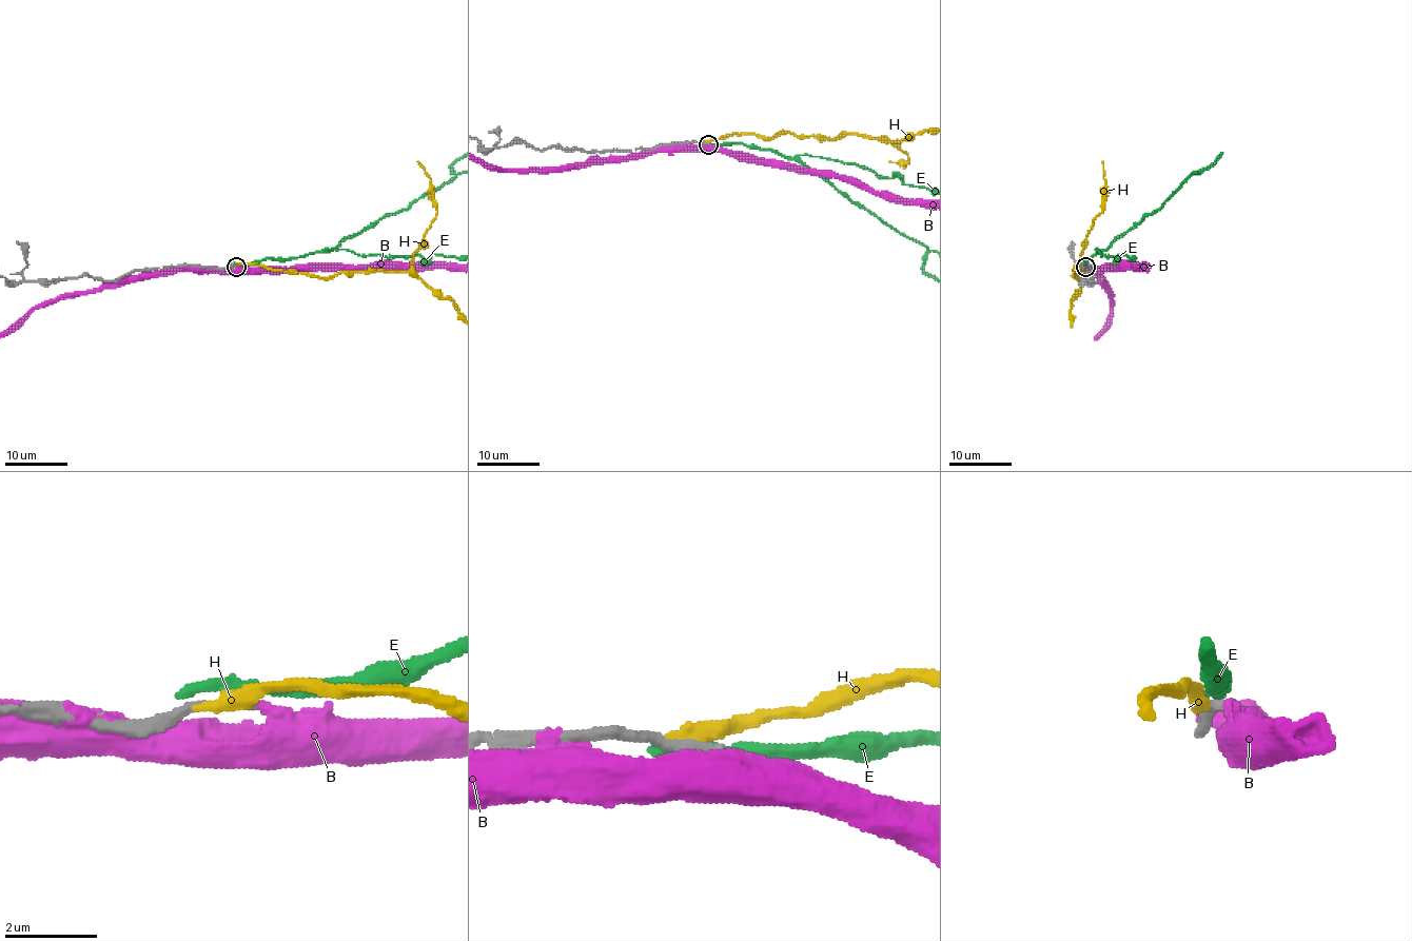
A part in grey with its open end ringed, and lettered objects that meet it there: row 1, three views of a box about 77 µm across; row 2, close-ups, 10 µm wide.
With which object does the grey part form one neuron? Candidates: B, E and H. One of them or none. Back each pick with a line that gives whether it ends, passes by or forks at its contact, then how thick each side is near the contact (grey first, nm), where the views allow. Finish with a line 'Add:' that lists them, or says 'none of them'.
Add: none of them

